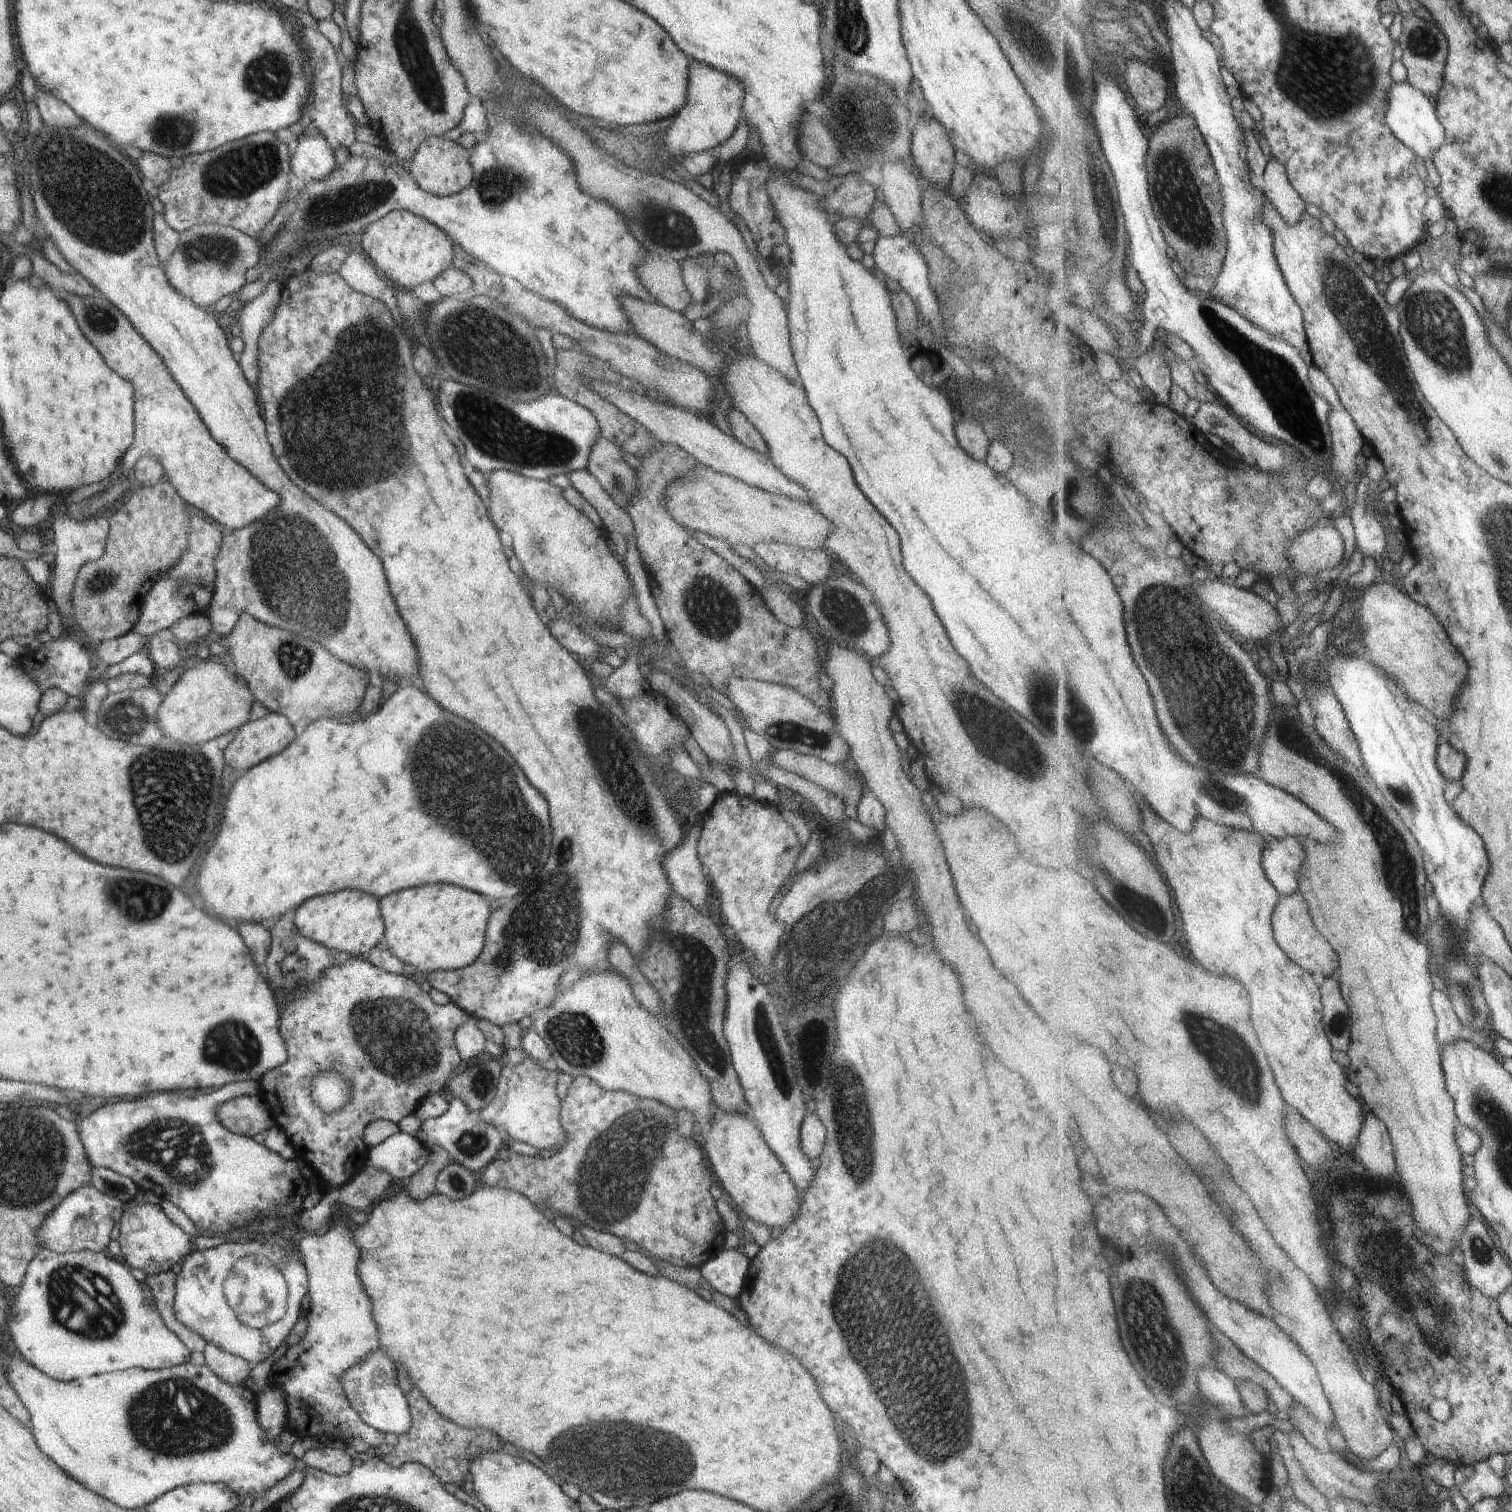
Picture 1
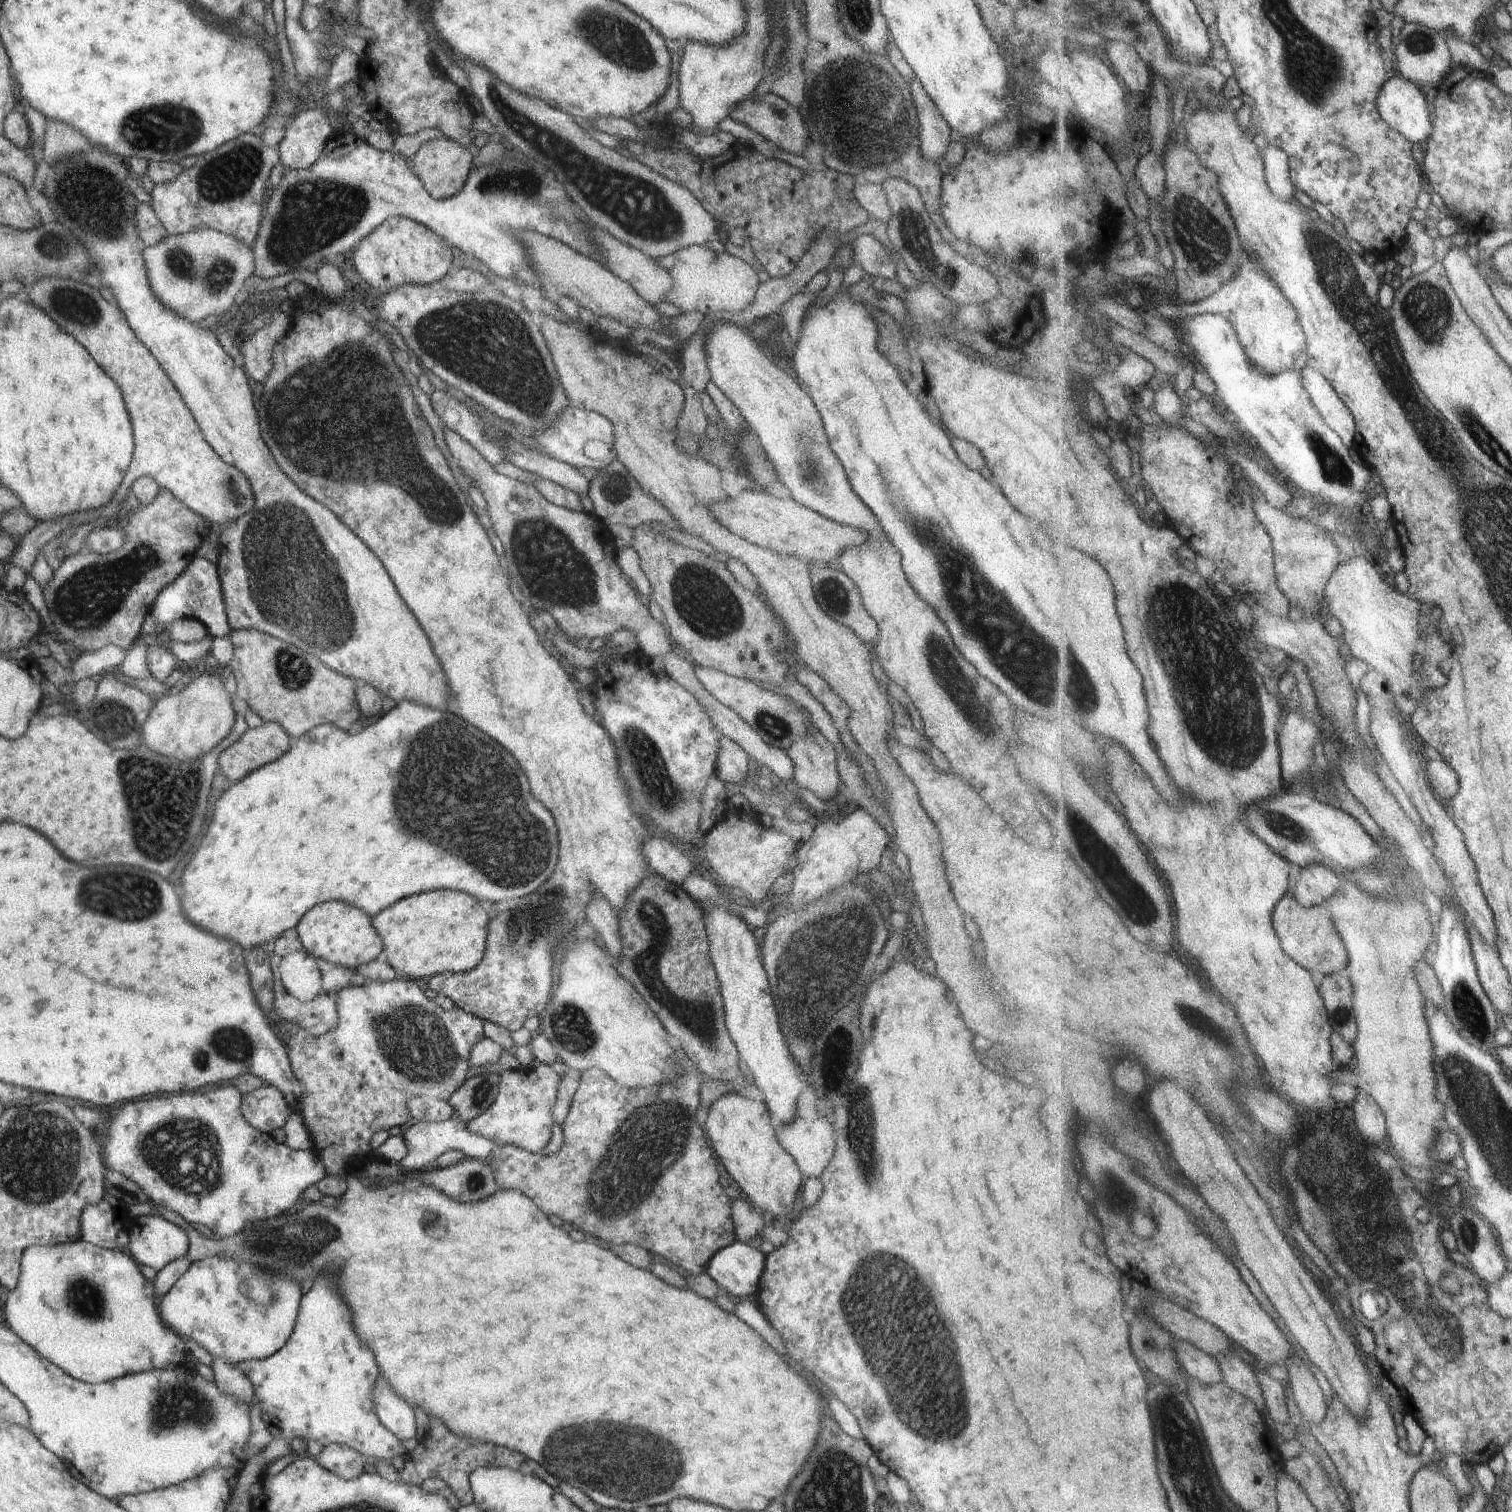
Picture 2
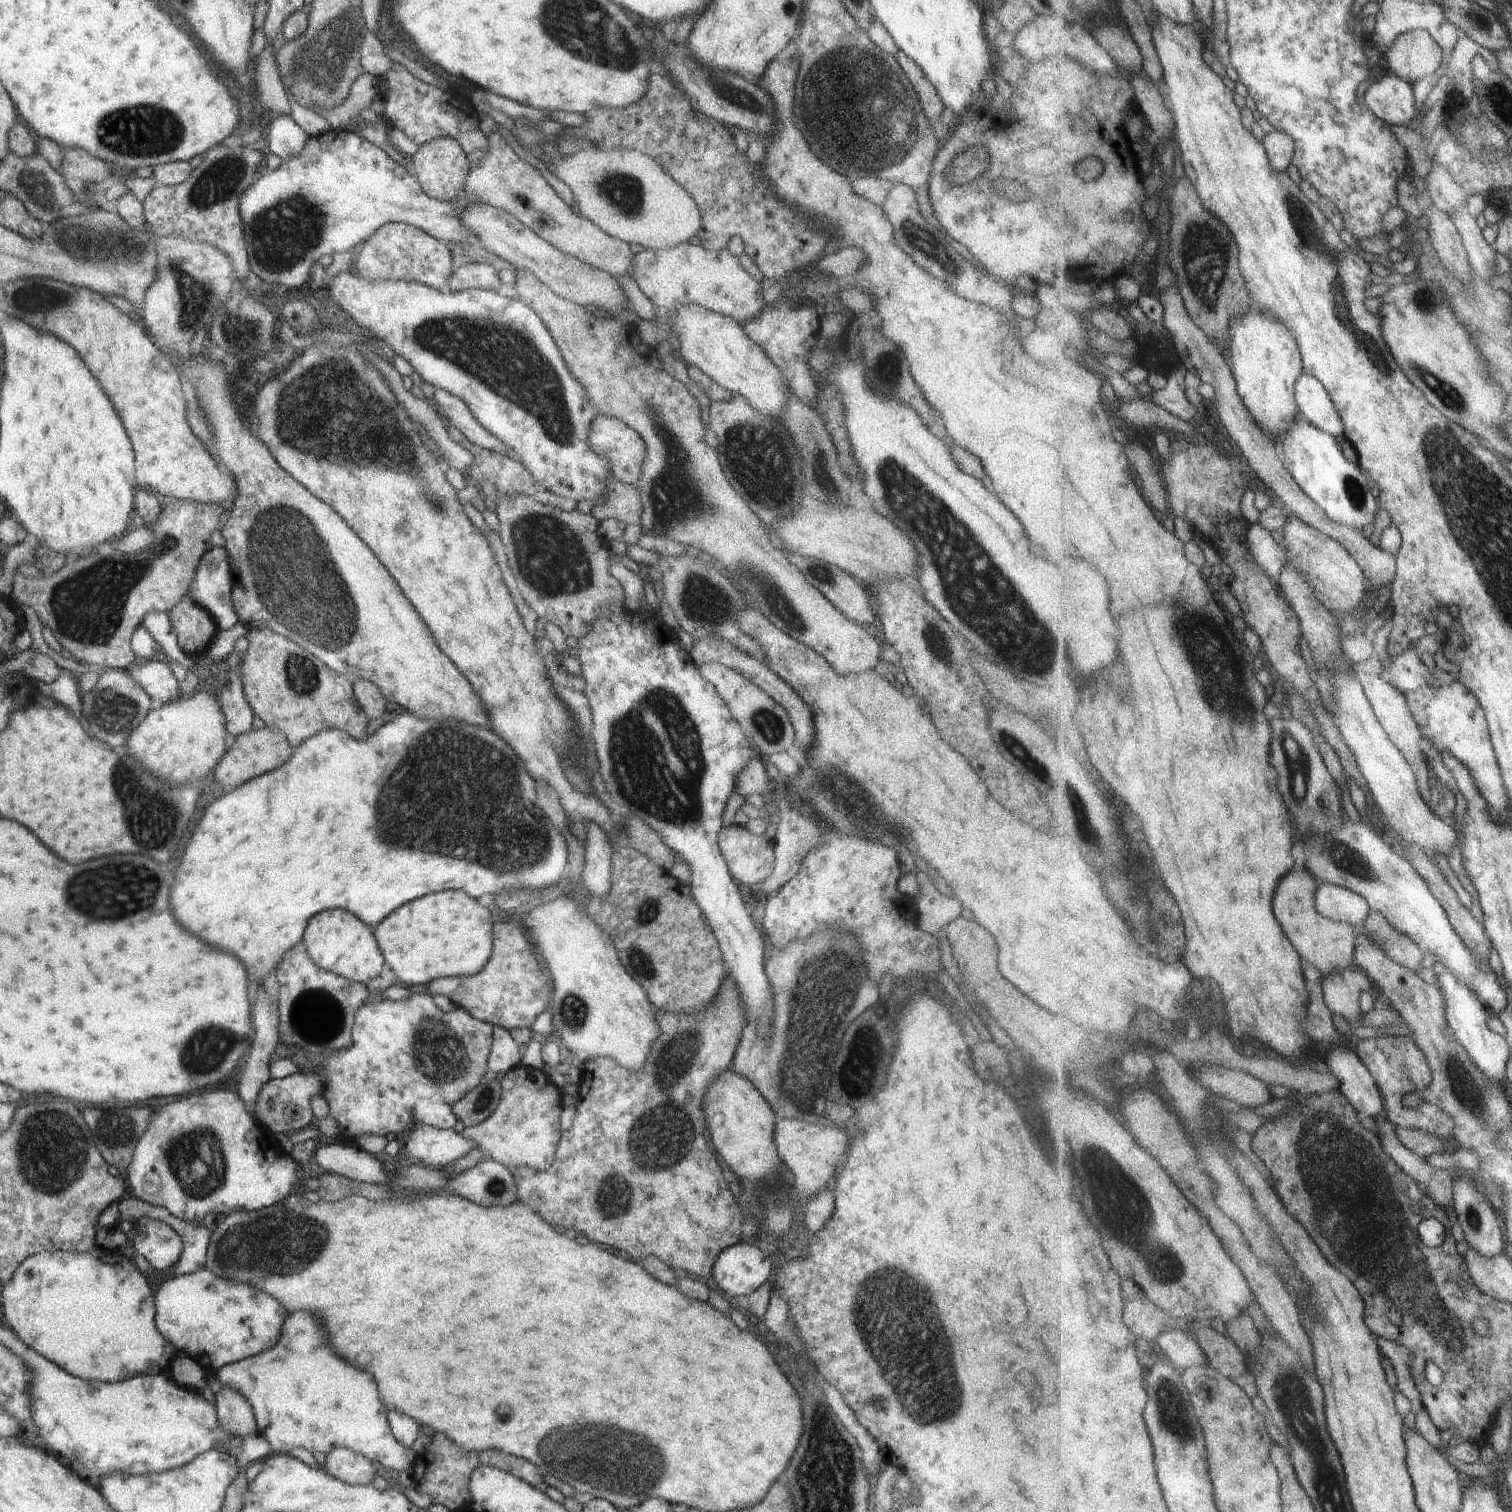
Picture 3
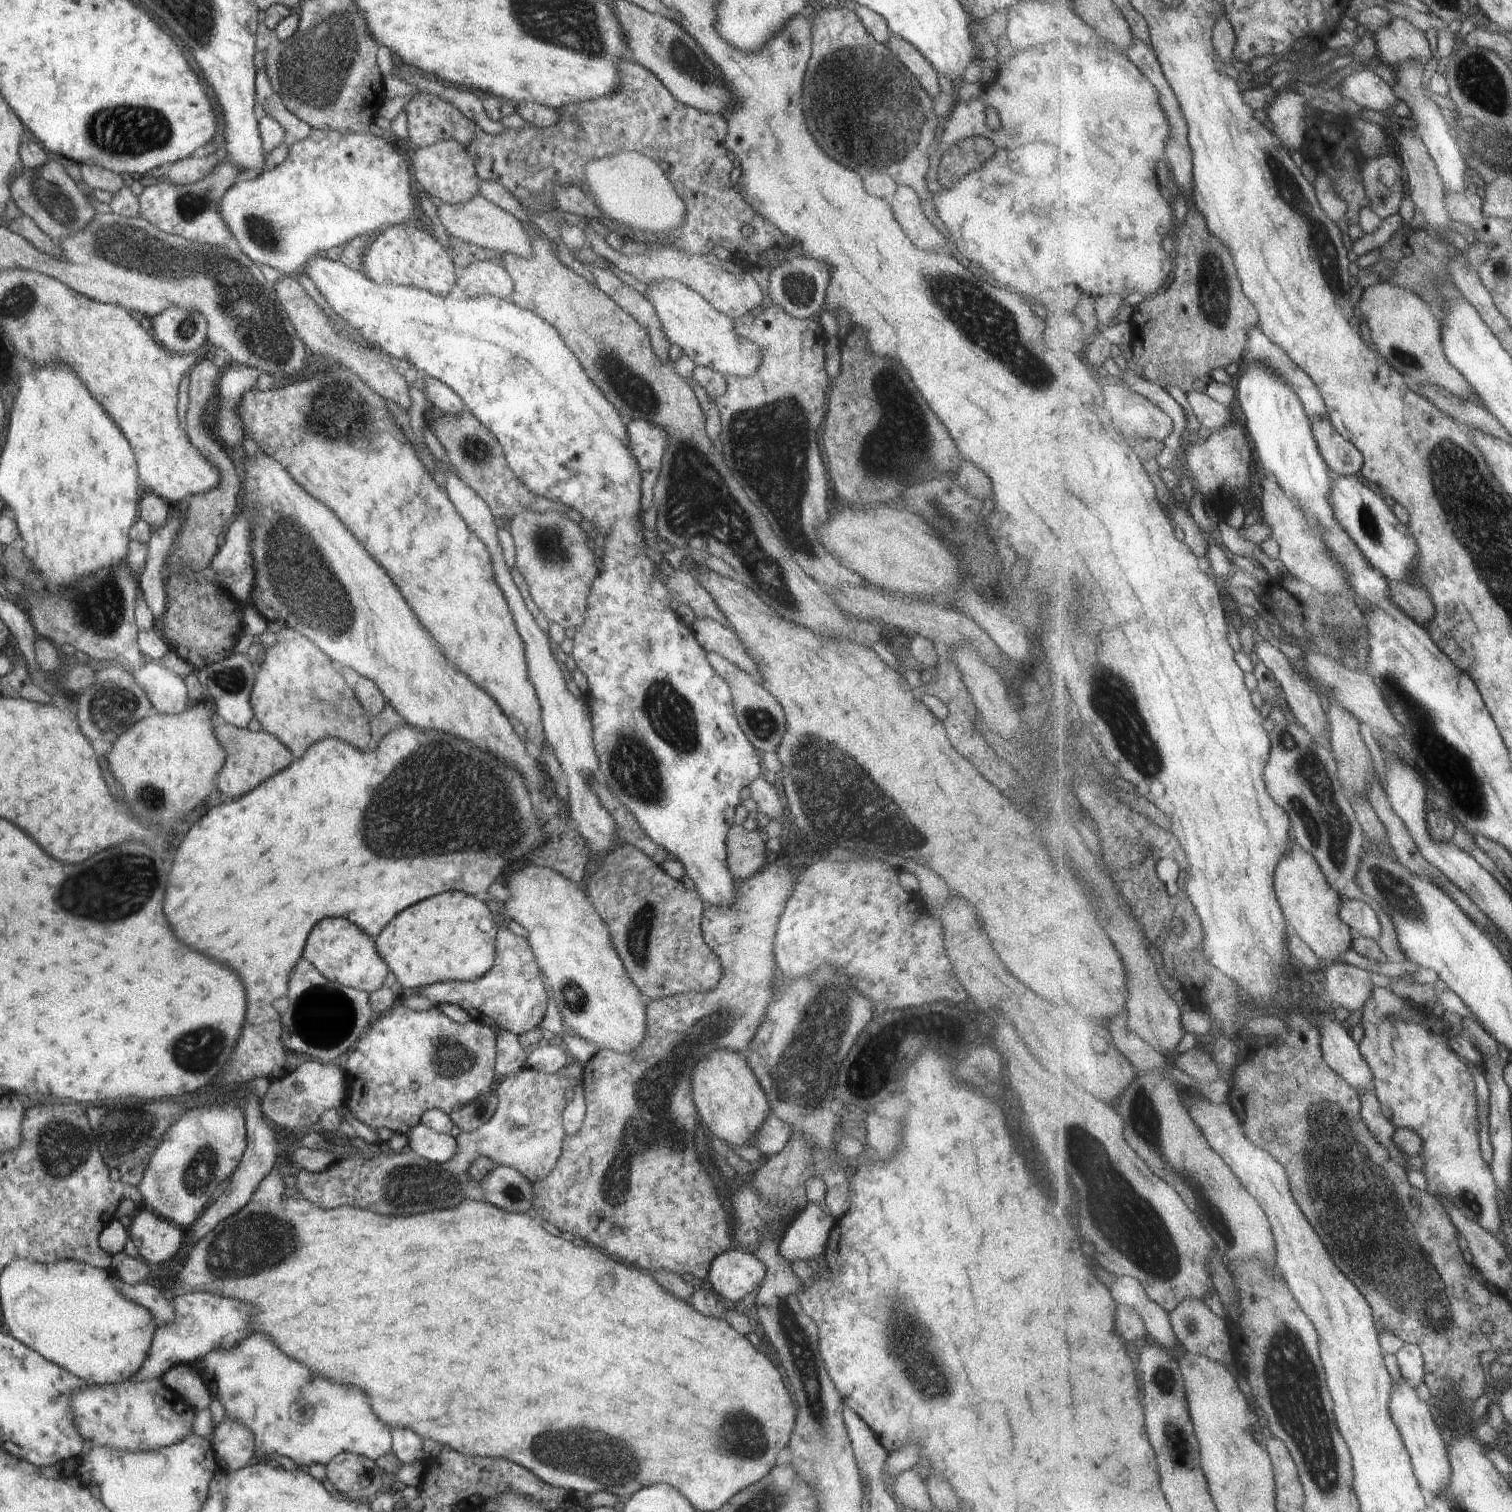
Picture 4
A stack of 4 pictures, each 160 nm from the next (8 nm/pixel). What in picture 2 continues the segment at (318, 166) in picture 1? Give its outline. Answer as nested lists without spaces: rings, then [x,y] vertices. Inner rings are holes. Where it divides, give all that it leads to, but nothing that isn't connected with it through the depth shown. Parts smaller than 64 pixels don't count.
[[[343,48],[331,62],[332,68],[326,78],[325,94],[329,95],[350,80],[357,81],[359,77],[358,63],[360,62],[361,58],[356,56],[350,48]],[[322,100],[312,110],[289,114],[285,136],[276,146],[286,169],[309,169],[325,149],[333,128],[328,120],[331,112],[327,100]]]

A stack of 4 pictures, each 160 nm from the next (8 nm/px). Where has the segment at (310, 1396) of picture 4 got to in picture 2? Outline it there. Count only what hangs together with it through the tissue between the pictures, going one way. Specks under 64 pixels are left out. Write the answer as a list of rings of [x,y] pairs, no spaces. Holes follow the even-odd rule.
[[[327,1269],[321,1273],[320,1277],[314,1279],[313,1285],[309,1292],[307,1292],[300,1301],[299,1311],[297,1319],[292,1331],[292,1334],[288,1337],[286,1344],[282,1346],[278,1352],[270,1355],[268,1358],[255,1361],[239,1362],[234,1364],[239,1372],[250,1381],[253,1393],[259,1403],[259,1409],[261,1410],[262,1422],[267,1426],[267,1429],[272,1432],[273,1435],[280,1439],[286,1439],[286,1442],[291,1444],[294,1438],[298,1440],[316,1440],[320,1442],[322,1446],[328,1446],[334,1443],[339,1445],[346,1445],[353,1448],[356,1452],[363,1454],[368,1459],[377,1458],[378,1461],[386,1461],[390,1463],[392,1458],[396,1456],[406,1457],[406,1448],[402,1445],[402,1442],[394,1436],[383,1424],[380,1419],[377,1418],[377,1412],[375,1411],[375,1404],[373,1403],[373,1393],[377,1388],[377,1381],[379,1380],[380,1372],[378,1372],[378,1366],[374,1356],[370,1354],[363,1344],[362,1341],[357,1337],[357,1334],[353,1329],[352,1313],[347,1307],[347,1304],[343,1301],[343,1298],[339,1294],[337,1287],[335,1286],[335,1280],[337,1279],[337,1273]]]

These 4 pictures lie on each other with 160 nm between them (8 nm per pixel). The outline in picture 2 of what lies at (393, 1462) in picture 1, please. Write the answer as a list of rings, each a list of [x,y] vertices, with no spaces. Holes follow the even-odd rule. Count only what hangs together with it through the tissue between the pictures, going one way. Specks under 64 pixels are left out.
[[[429,1417],[429,1423],[431,1431],[419,1441],[416,1450],[406,1454],[404,1457],[405,1467],[398,1472],[401,1480],[406,1484],[421,1486],[426,1479],[439,1478],[454,1491],[462,1505],[467,1505],[473,1502],[469,1476],[474,1469],[478,1467],[506,1467],[518,1471],[522,1462],[525,1462],[526,1457],[522,1453],[454,1434],[436,1417]]]

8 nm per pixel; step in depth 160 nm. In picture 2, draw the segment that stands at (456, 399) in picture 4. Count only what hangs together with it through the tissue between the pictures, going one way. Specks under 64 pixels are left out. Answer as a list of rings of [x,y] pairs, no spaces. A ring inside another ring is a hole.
[[[520,443],[507,444],[507,462],[526,472],[534,472],[539,478],[548,479],[569,488],[579,496],[589,492],[590,483],[578,472],[577,467],[548,457],[536,449],[525,447]]]

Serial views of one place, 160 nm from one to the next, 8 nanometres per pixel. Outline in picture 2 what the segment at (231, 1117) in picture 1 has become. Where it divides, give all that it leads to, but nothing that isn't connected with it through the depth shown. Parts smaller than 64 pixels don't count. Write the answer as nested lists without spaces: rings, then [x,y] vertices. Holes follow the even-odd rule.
[[[264,1085],[241,1095],[241,1115],[249,1122],[249,1125],[267,1135],[270,1135],[277,1128],[283,1128],[288,1122],[291,1112],[294,1112],[293,1108],[278,1087]]]

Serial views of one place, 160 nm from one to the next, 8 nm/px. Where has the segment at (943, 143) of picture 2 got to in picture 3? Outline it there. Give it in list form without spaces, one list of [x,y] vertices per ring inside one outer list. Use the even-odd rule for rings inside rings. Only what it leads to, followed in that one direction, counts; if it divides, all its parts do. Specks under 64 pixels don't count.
[[[900,50],[896,52],[894,58],[896,58],[898,64],[906,73],[908,80],[915,88],[921,102],[921,107],[923,108],[923,114],[929,120],[930,124],[932,124],[933,120],[942,116],[942,111],[945,108],[940,95],[914,60],[909,59]]]

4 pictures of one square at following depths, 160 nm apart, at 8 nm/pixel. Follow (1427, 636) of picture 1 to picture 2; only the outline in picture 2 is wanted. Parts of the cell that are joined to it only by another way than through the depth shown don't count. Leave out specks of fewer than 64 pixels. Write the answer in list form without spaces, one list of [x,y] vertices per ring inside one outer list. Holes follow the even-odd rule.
[[[1371,555],[1342,556],[1342,562],[1332,575],[1327,586],[1327,602],[1334,616],[1344,628],[1344,642],[1347,643],[1351,652],[1364,660],[1369,667],[1376,667],[1382,674],[1389,678],[1391,687],[1395,690],[1399,705],[1409,719],[1414,714],[1419,700],[1425,695],[1430,687],[1445,687],[1448,684],[1446,674],[1442,669],[1424,664],[1420,673],[1413,670],[1415,654],[1413,648],[1418,644],[1418,638],[1424,634],[1421,626],[1420,612],[1422,602],[1414,600],[1408,593],[1398,592],[1391,578],[1386,577],[1381,571],[1381,561]]]

